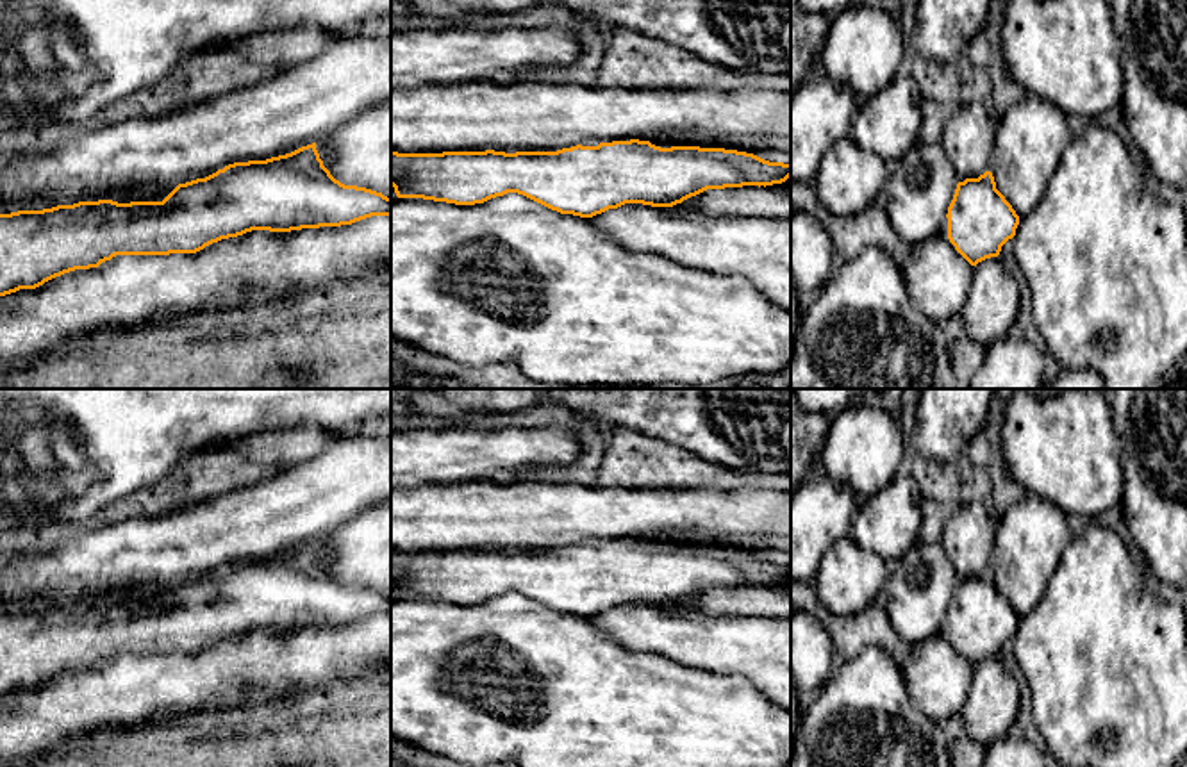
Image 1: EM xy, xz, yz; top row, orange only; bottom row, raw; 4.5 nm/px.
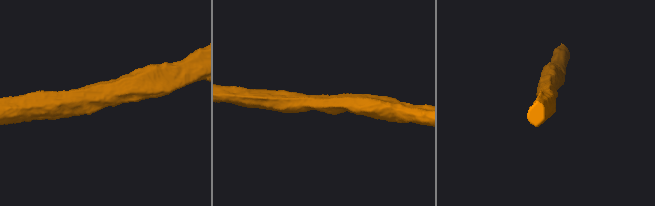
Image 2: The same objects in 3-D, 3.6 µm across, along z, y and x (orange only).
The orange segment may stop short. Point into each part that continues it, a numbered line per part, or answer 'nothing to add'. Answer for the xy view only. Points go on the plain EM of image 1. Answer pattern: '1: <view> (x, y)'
nothing to add

